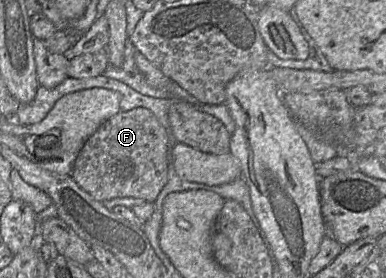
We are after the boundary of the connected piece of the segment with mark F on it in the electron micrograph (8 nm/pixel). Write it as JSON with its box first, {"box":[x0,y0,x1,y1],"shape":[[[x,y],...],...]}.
{"box":[71,108,170,203],"shape":[[[146,108],[122,112],[104,122],[86,141],[71,172],[75,182],[95,200],[141,198],[153,203],[168,182],[170,139],[165,128]]]}

